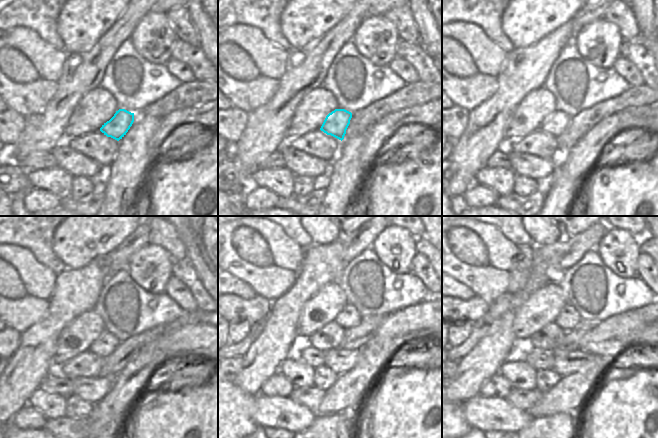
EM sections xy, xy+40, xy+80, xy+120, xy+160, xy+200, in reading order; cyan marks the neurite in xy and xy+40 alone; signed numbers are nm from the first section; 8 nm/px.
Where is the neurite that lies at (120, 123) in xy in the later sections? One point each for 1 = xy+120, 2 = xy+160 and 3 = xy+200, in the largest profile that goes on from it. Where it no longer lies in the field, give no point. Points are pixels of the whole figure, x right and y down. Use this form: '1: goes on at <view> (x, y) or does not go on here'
1: goes on at xy+120 (106, 344)
2: goes on at xy+160 (331, 336)
3: goes on at xy+200 (550, 337)

